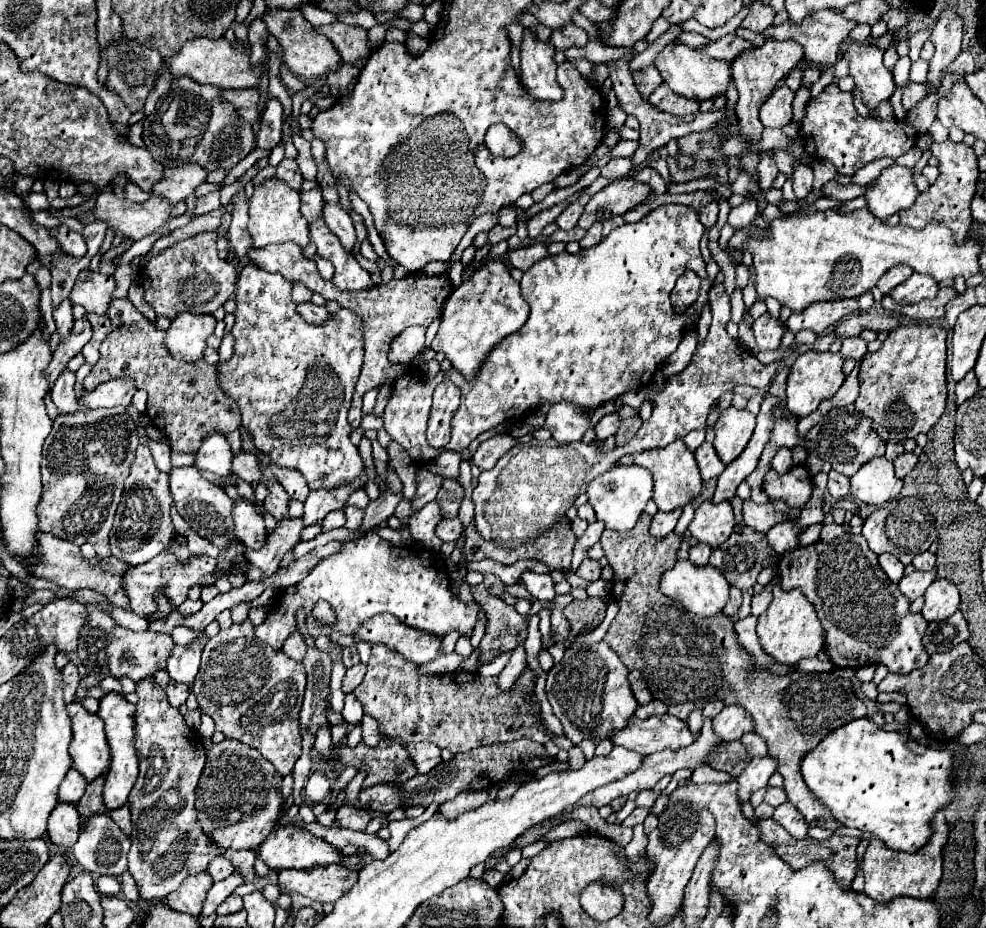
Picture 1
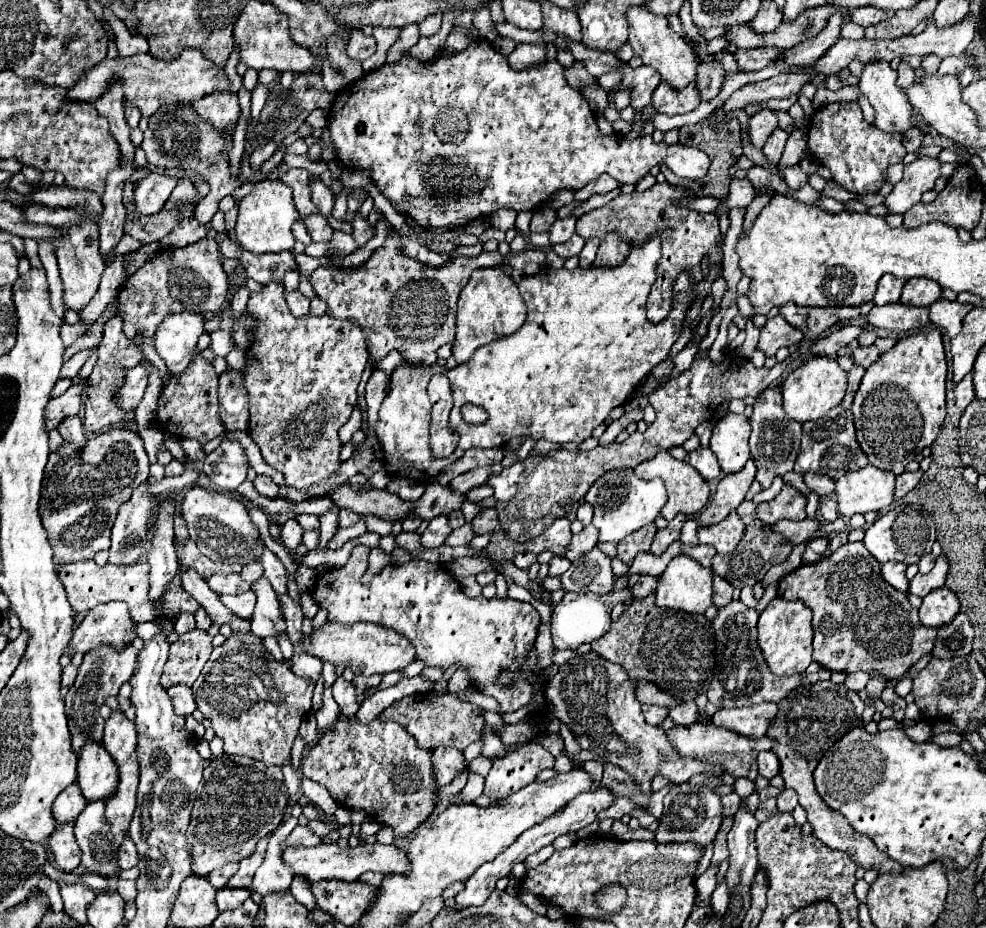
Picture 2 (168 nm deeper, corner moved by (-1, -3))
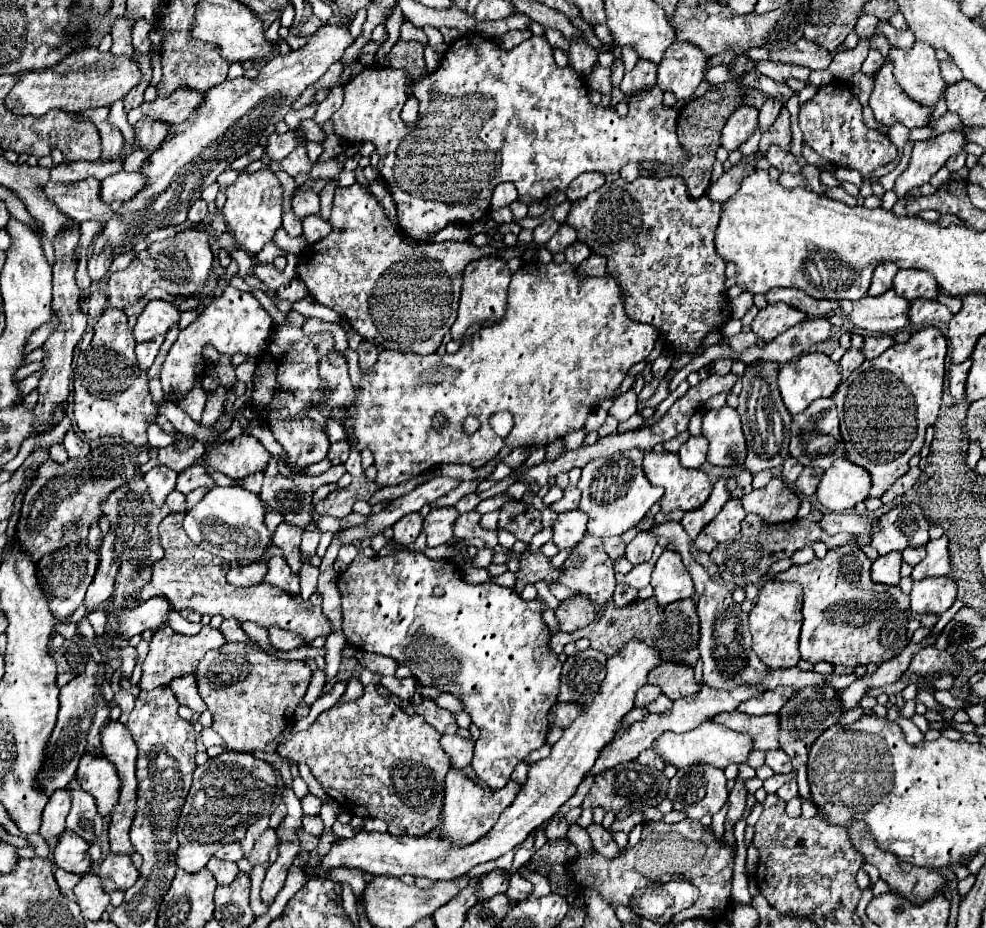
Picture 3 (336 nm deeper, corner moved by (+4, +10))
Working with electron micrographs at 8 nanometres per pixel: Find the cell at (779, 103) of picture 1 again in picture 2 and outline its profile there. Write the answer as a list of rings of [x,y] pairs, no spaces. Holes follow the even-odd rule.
[[[761,110],[755,116],[749,118],[747,122],[747,136],[749,140],[757,146],[763,148],[765,140],[769,138],[769,134],[777,128],[777,118],[773,110]]]

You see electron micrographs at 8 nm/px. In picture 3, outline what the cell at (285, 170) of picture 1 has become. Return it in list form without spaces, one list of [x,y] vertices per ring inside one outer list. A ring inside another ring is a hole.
[[[296,189],[294,191],[294,197],[292,197],[292,209],[296,213],[296,217],[306,217],[306,215],[314,215],[320,211],[320,197],[318,193],[314,193],[312,189],[308,191],[300,191]]]

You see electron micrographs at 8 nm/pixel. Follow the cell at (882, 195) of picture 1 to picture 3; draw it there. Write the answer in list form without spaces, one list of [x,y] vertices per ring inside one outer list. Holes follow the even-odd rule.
[[[946,131],[936,139],[916,141],[910,165],[904,173],[898,175],[894,193],[904,197],[910,189],[920,187],[930,181],[930,177],[946,163],[948,157],[960,153],[960,147],[966,143],[966,137],[960,131]]]

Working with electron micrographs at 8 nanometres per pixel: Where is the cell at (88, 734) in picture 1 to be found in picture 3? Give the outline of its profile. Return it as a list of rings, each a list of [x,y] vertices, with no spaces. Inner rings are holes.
[[[84,753],[76,771],[76,779],[82,789],[96,799],[100,815],[108,815],[116,805],[116,797],[120,793],[116,767],[104,755]]]

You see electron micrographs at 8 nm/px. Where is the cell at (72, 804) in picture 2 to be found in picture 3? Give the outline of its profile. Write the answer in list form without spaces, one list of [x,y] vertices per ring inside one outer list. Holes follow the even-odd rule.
[[[60,789],[60,791],[52,793],[52,797],[48,799],[44,813],[42,813],[40,835],[44,839],[54,839],[66,829],[66,815],[68,815],[70,807],[72,807],[72,797],[70,797],[68,789]]]

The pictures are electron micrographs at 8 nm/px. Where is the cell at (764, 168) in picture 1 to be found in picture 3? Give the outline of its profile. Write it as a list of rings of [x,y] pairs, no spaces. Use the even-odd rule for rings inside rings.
[[[768,99],[762,107],[760,107],[760,131],[764,133],[768,127],[772,127],[772,123],[776,121],[778,113],[780,113],[782,103],[778,99]]]

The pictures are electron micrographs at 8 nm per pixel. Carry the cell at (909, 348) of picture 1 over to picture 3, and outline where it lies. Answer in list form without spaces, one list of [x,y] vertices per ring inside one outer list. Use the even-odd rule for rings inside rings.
[[[924,327],[912,333],[906,343],[894,343],[880,357],[866,359],[836,389],[834,399],[840,411],[840,433],[846,441],[846,453],[850,461],[864,467],[872,475],[870,497],[882,497],[882,493],[896,481],[896,477],[908,471],[910,457],[920,453],[924,445],[924,431],[930,425],[930,419],[936,419],[940,409],[946,349],[946,339],[938,327]]]

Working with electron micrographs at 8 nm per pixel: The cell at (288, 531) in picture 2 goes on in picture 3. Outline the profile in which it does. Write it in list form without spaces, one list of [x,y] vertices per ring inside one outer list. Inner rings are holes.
[[[280,523],[274,533],[274,545],[284,551],[284,557],[288,561],[292,573],[298,573],[302,569],[302,561],[300,561],[300,553],[298,553],[300,535],[302,535],[302,527],[296,527],[290,523]]]

